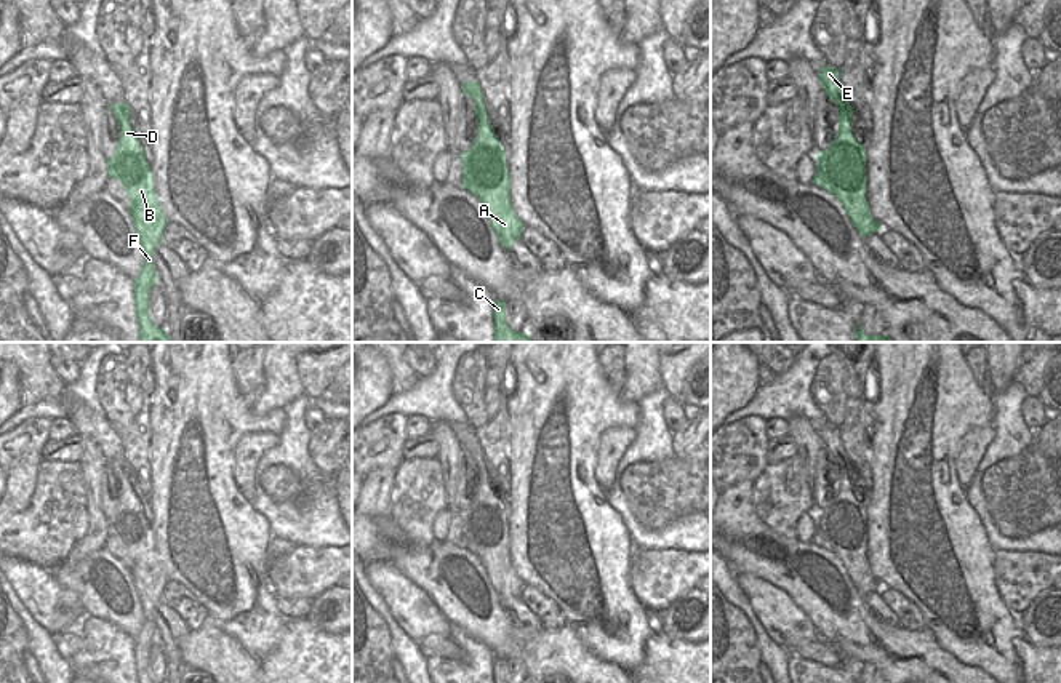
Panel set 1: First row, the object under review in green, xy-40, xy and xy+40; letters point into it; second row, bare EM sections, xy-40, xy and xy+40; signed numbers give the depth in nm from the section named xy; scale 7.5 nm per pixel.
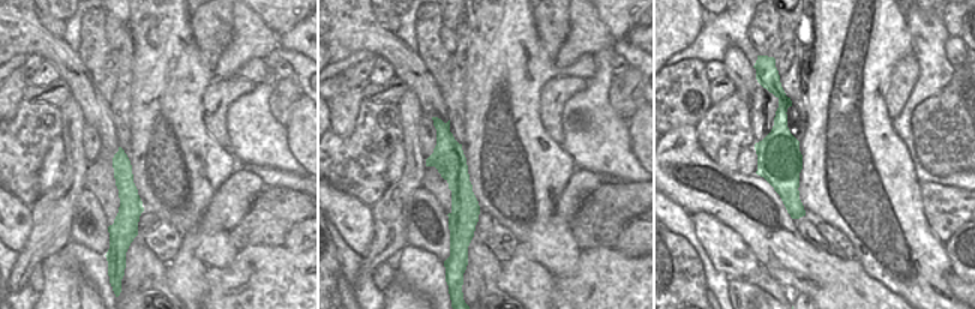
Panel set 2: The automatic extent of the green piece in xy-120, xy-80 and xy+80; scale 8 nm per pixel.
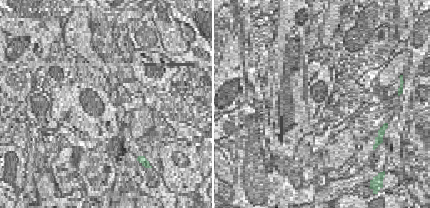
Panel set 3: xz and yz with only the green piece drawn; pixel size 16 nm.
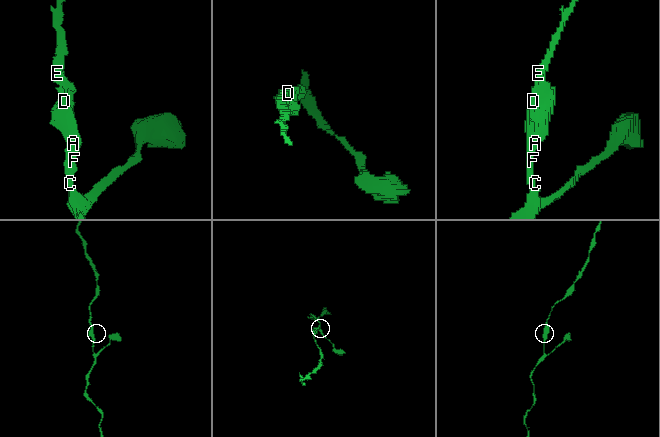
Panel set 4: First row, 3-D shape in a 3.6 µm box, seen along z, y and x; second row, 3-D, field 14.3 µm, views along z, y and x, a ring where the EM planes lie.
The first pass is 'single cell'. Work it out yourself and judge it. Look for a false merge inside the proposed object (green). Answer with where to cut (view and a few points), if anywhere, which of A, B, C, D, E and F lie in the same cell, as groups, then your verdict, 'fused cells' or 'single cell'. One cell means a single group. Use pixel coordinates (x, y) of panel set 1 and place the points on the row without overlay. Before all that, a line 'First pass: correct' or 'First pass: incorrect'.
First pass: correct
no cut; A B C D E F; single cell

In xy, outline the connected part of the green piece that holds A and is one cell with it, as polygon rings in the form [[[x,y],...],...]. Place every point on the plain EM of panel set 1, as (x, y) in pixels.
[[[467,440],[462,453],[475,459],[478,493],[474,504],[461,512],[462,544],[475,553],[498,593],[501,603],[509,608],[525,587],[510,560],[510,533],[504,505],[488,477],[478,440]]]

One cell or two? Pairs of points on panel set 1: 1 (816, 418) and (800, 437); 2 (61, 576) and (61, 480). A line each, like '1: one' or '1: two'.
1: two
2: two

